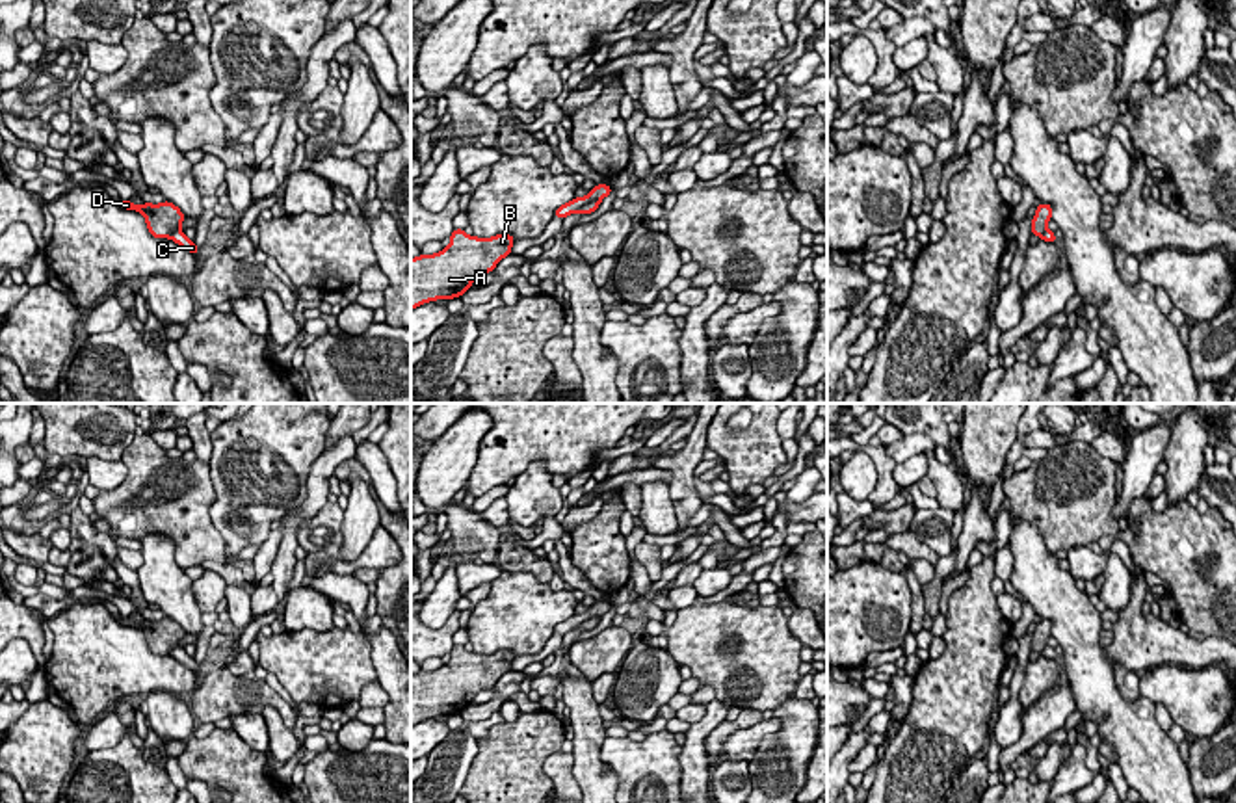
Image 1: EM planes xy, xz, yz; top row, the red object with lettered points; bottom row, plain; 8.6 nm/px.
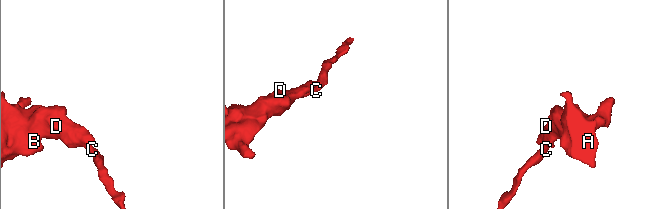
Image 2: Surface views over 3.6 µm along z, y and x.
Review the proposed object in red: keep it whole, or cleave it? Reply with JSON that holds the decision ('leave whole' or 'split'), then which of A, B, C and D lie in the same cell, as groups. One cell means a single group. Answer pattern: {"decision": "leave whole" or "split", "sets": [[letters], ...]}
{"decision": "split", "sets": [["A", "B", "D"], ["C"]]}

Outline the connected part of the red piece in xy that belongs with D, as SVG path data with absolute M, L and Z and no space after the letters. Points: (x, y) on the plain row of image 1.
M119 617L117 619L125 626L136 626L141 628L149 651L154 654L169 654L173 647L180 647L180 639L188 636L178 623L175 623L169 617L164 617L160 621L145 619L145 621L134 621L130 617Z

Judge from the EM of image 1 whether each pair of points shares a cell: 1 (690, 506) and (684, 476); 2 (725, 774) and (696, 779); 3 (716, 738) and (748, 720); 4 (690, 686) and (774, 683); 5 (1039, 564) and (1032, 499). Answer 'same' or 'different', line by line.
1: same
2: different
3: same
4: different
5: different

